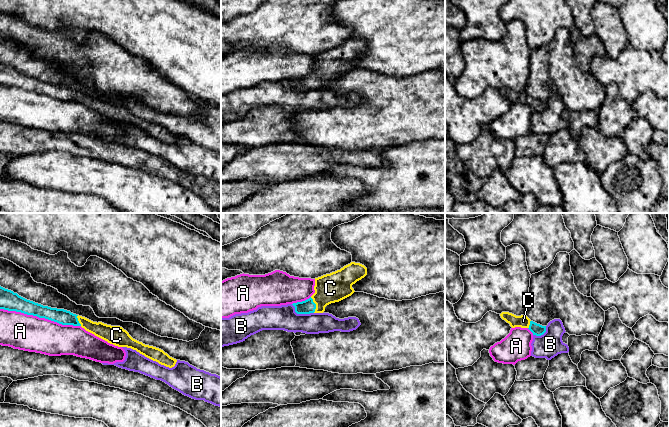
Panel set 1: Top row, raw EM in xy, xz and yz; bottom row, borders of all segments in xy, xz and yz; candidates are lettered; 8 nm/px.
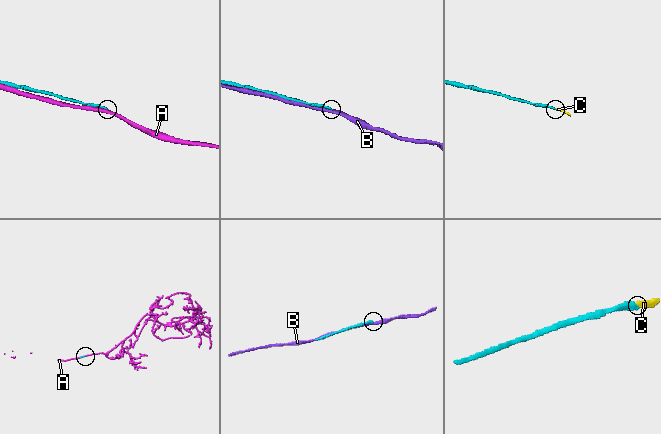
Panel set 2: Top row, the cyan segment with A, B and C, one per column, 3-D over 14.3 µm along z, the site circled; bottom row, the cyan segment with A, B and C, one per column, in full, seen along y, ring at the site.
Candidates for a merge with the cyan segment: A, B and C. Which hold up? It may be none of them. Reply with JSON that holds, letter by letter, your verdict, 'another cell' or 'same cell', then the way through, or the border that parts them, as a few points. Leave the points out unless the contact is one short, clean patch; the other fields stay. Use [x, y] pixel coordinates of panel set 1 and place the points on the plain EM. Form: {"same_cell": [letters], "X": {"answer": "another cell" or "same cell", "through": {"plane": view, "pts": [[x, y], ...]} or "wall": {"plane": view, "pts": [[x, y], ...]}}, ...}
{"same_cell": ["C"], "A": {"answer": "another cell"}, "B": {"answer": "another cell"}, "C": {"answer": "same cell", "through": {"plane": "xz", "pts": [[308, 82], [315, 81], [330, 64]]}}}

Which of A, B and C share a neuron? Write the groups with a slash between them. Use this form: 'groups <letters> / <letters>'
groups A / B / C

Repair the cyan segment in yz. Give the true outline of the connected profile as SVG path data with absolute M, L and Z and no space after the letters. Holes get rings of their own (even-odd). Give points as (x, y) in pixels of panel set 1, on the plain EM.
M502 88L501 94L510 100L512 104L528 104L533 111L541 112L546 108L546 102L531 97L526 91L516 92L509 88Z

